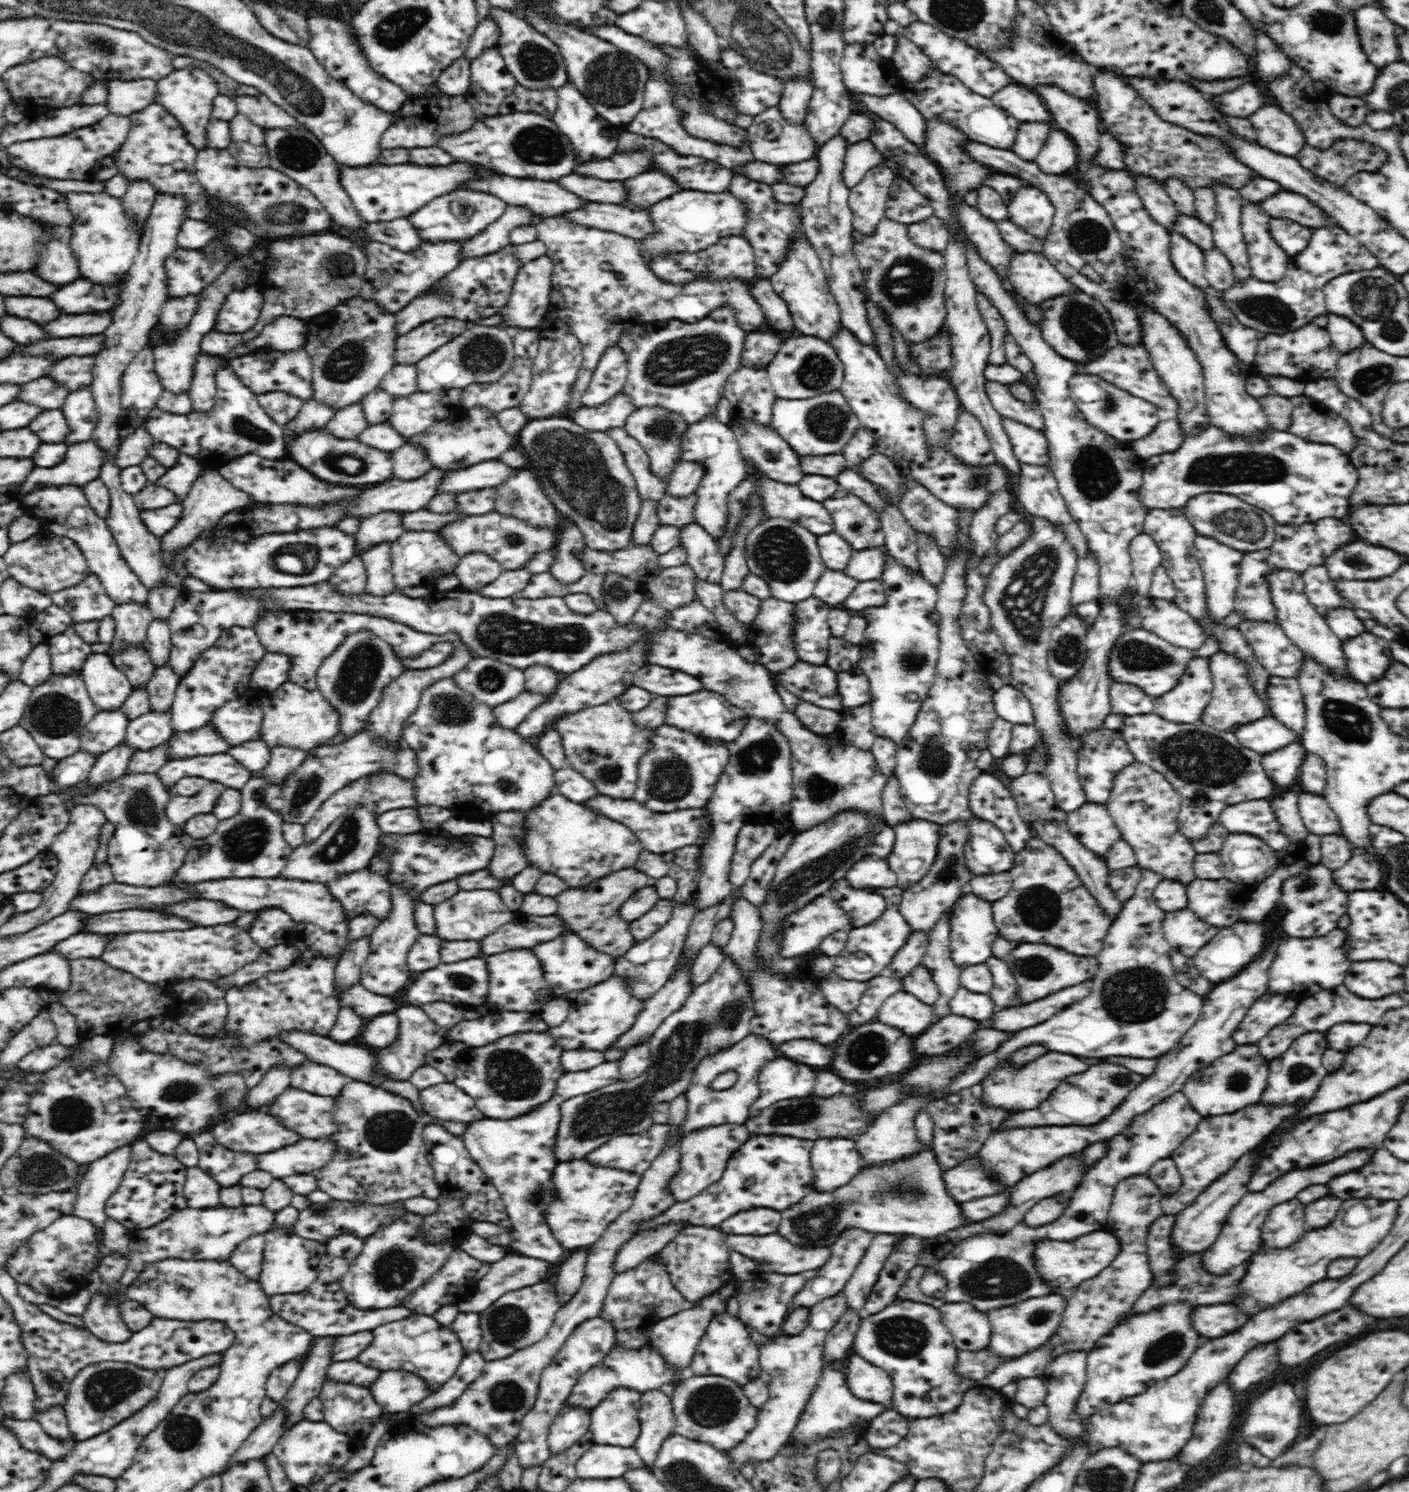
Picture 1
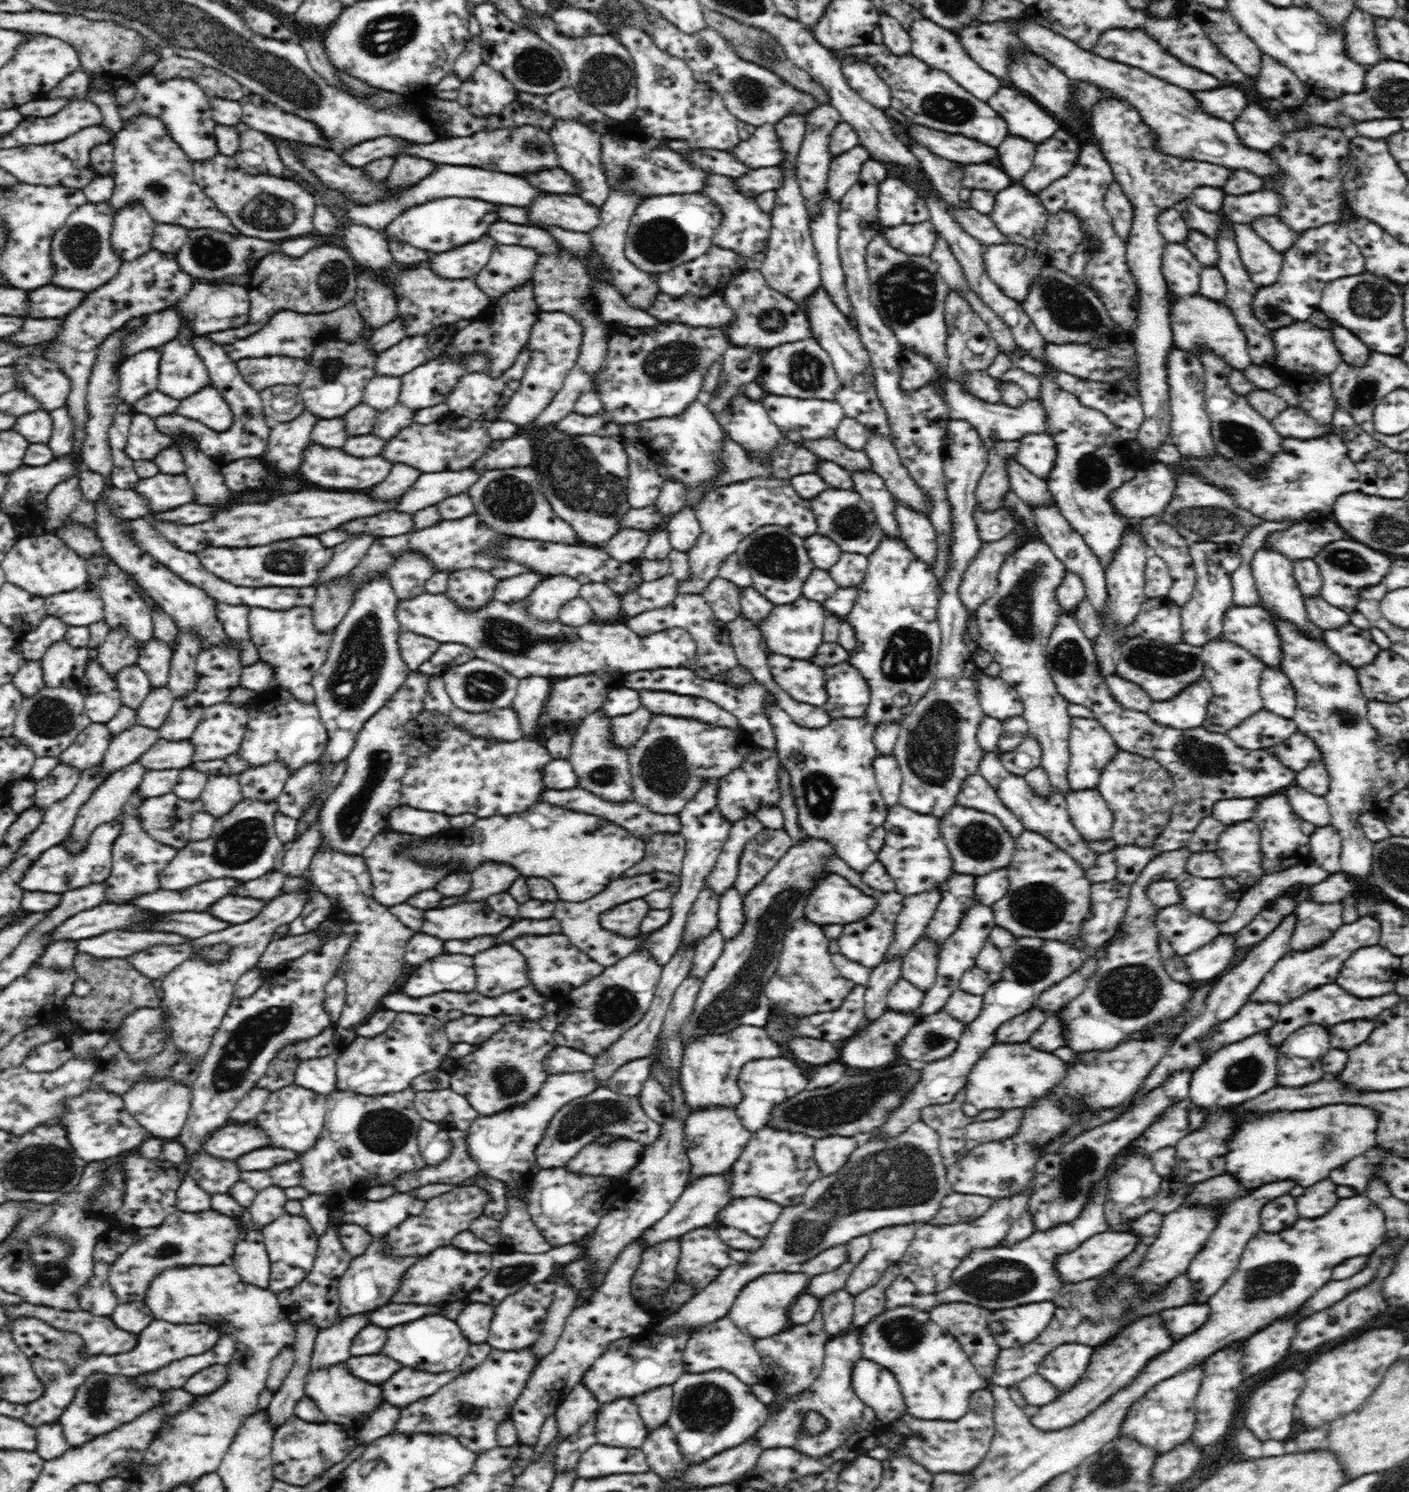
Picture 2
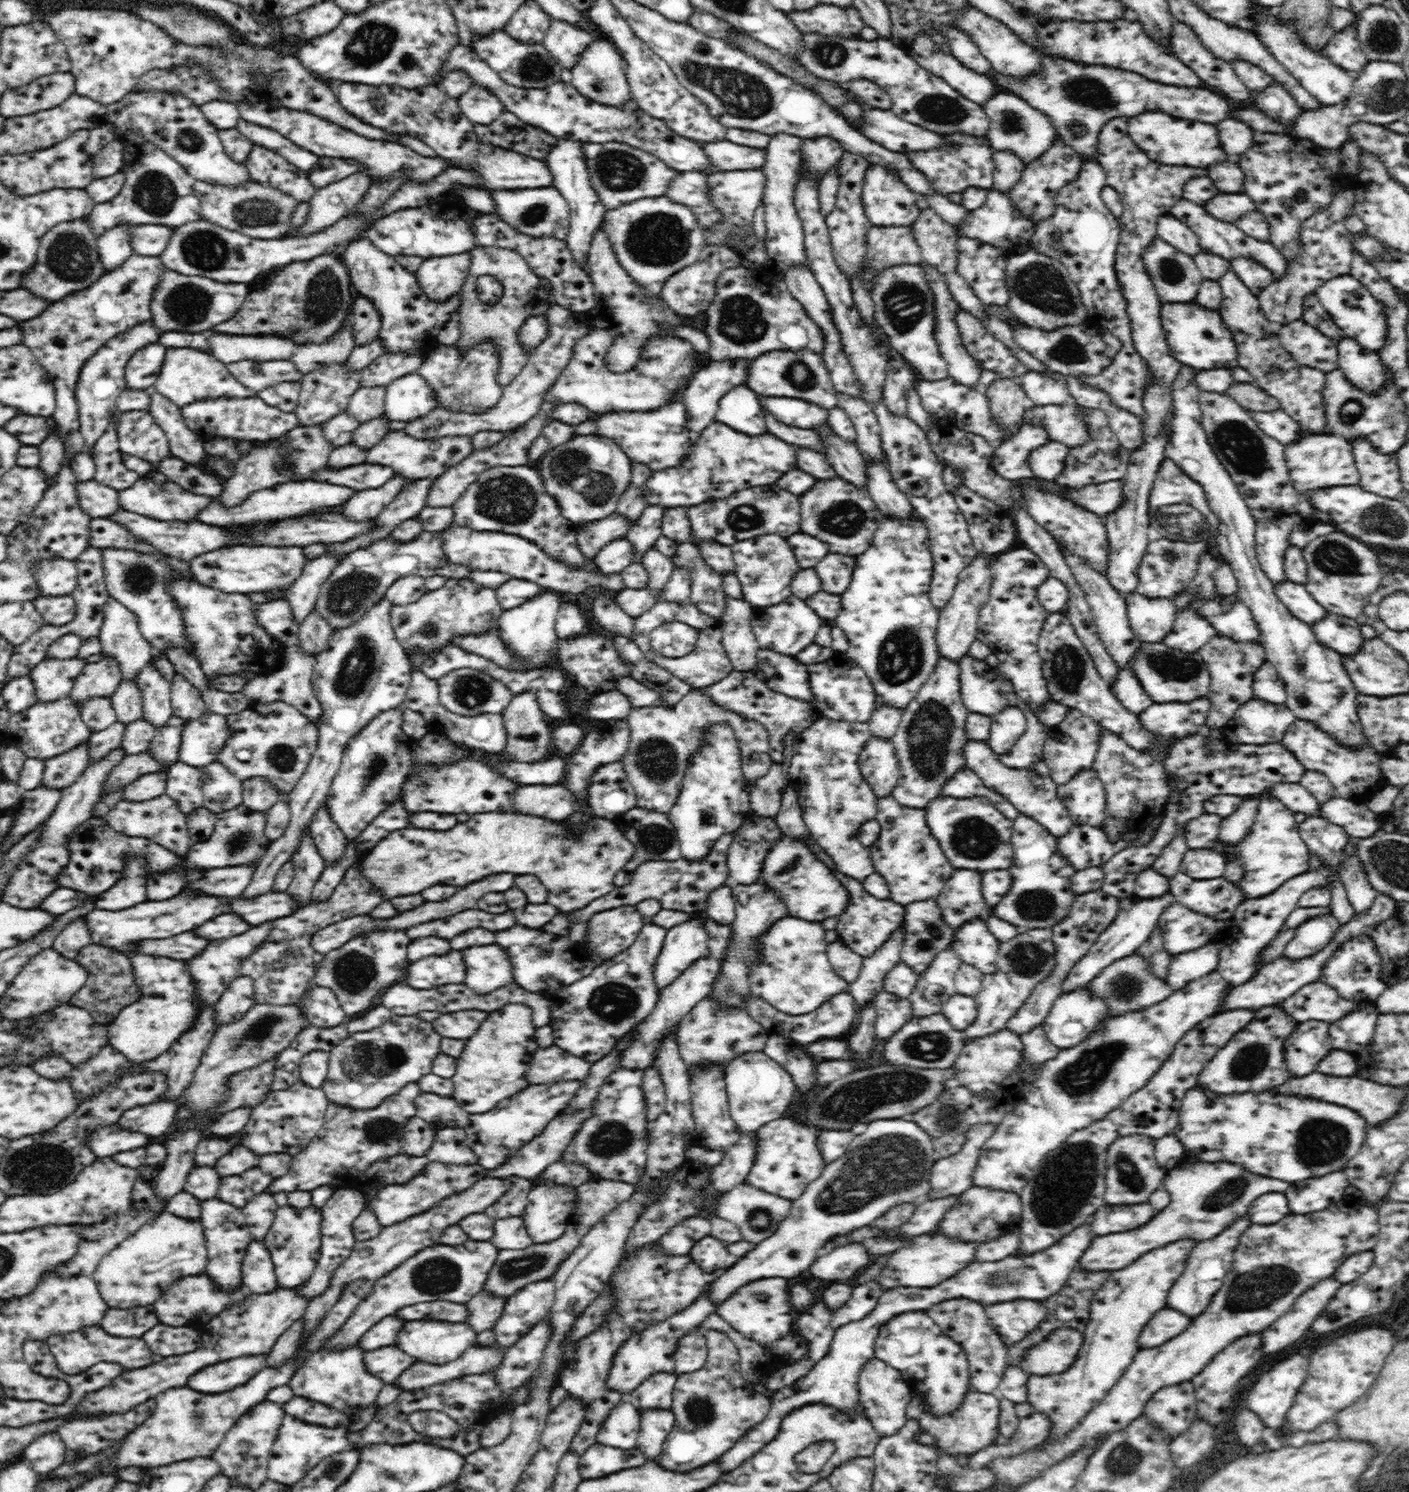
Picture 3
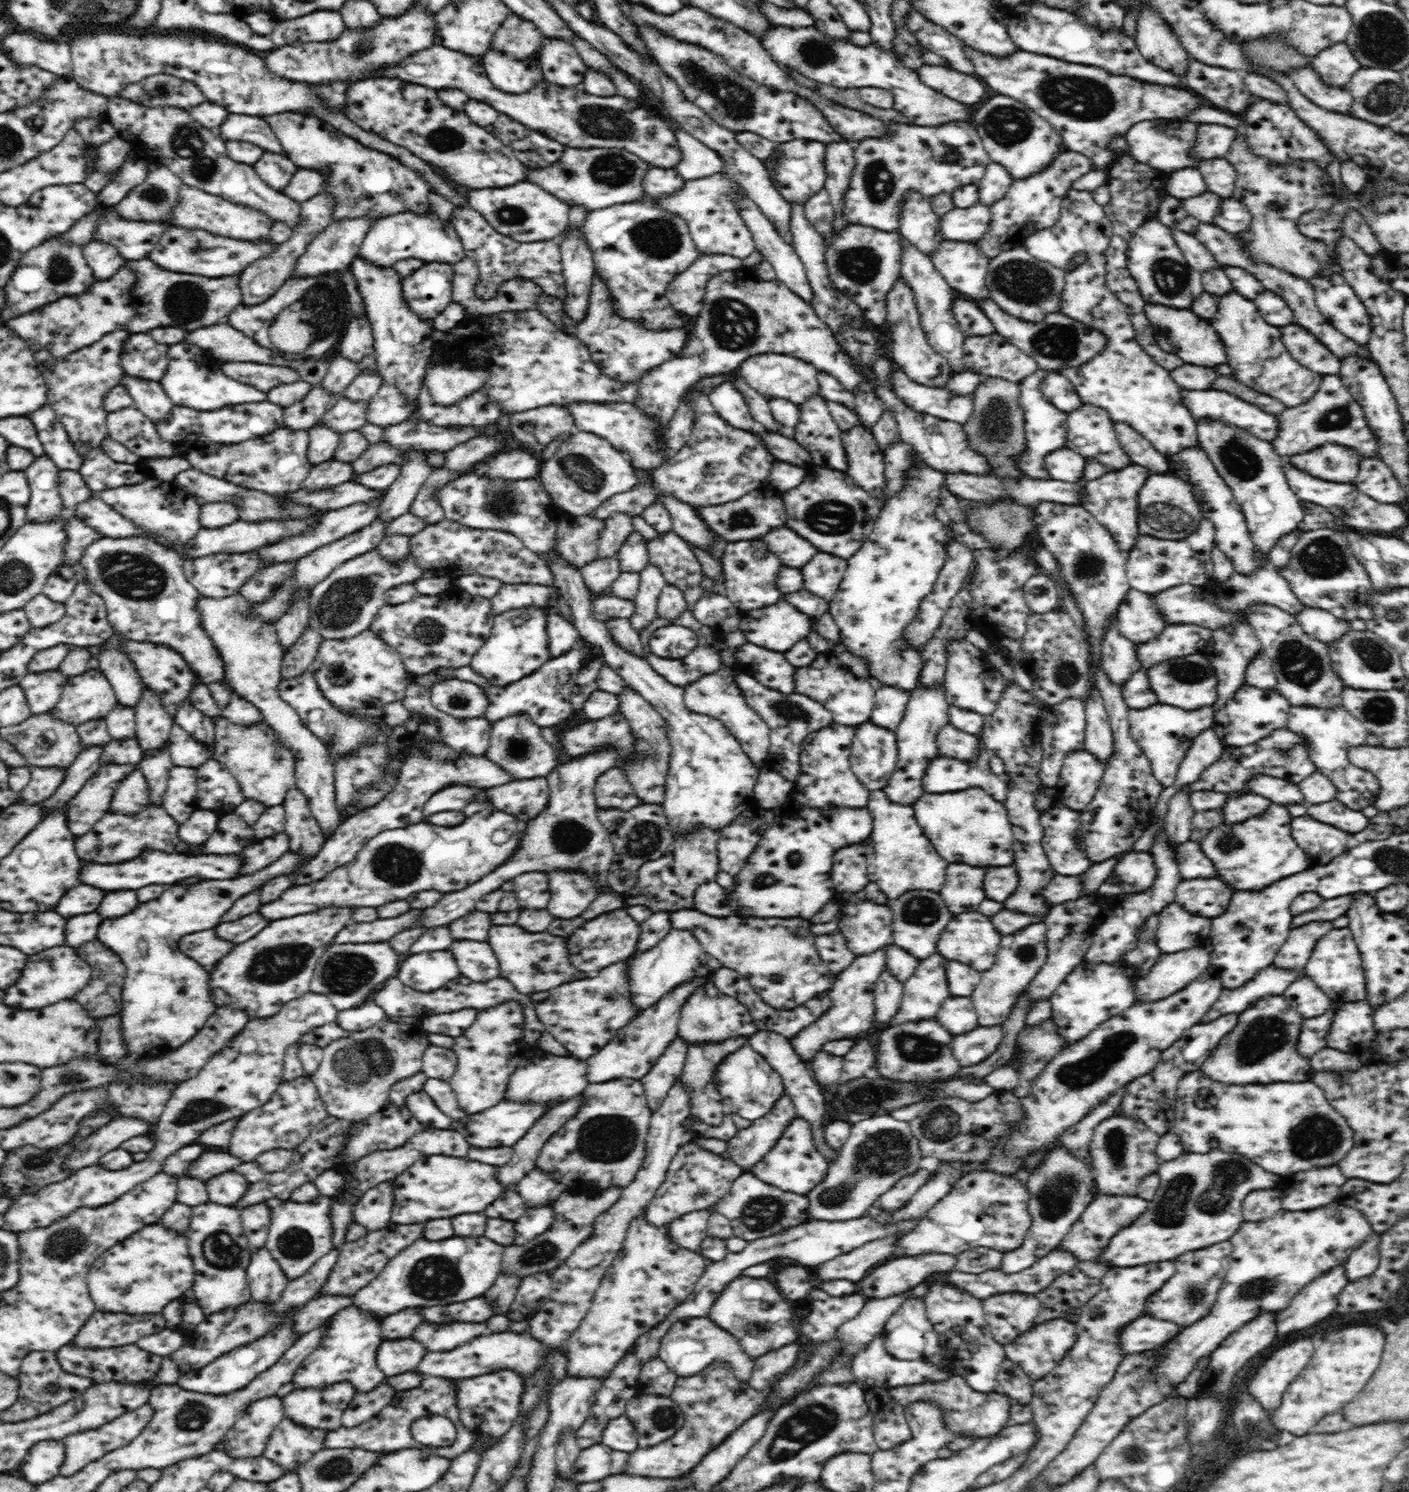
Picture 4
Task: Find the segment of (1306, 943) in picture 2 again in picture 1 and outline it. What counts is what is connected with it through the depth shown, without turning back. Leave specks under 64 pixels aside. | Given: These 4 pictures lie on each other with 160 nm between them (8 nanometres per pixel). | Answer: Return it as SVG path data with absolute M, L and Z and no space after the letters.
M1318 862L1304 873L1284 880L1280 904L1285 906L1282 926L1288 936L1304 939L1324 936L1338 926L1341 916L1347 914L1348 892L1332 882L1333 874L1334 871Z

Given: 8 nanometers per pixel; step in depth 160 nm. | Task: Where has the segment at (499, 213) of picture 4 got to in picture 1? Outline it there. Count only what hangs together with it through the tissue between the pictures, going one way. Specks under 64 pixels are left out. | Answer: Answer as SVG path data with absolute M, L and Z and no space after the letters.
M588 201L573 211L562 213L561 217L574 224L607 230L637 241L653 233L648 208L630 210L621 204Z

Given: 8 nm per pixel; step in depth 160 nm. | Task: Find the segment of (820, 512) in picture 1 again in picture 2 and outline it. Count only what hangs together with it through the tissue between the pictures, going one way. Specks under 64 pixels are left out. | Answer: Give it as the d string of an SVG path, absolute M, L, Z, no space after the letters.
M750 478L708 491L703 499L693 506L702 534L691 549L687 550L690 578L679 581L678 594L698 594L712 579L719 577L719 566L730 554L736 552L738 544L762 526L782 526L792 534L808 538L816 534L817 522L808 499L802 498L790 480L777 478Z

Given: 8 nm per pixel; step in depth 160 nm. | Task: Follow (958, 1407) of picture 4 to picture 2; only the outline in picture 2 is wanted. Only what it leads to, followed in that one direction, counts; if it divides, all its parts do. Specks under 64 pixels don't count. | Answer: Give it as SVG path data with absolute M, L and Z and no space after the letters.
M986 1388L972 1393L968 1412L955 1421L925 1421L906 1413L902 1419L913 1433L905 1441L905 1448L908 1451L890 1450L877 1444L866 1454L879 1461L889 1459L894 1455L908 1455L910 1458L916 1459L920 1465L924 1466L924 1469L928 1469L933 1475L941 1472L970 1473L986 1456L992 1438L994 1438L996 1432L993 1419L994 1406L994 1397Z

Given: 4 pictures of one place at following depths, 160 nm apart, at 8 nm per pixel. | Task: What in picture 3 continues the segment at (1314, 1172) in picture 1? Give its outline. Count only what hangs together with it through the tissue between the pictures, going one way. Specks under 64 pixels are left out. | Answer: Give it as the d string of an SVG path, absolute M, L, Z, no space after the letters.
M1244 1216L1244 1218L1240 1218L1238 1222L1224 1230L1224 1232L1215 1236L1215 1238L1197 1243L1192 1248L1192 1254L1186 1260L1184 1274L1174 1282L1172 1290L1167 1294L1166 1307L1173 1308L1192 1319L1202 1314L1208 1308L1212 1296L1223 1285L1225 1274L1232 1268L1232 1256L1236 1247L1238 1247L1238 1240L1240 1240L1244 1230L1250 1228L1250 1226L1251 1223L1248 1220L1248 1216Z

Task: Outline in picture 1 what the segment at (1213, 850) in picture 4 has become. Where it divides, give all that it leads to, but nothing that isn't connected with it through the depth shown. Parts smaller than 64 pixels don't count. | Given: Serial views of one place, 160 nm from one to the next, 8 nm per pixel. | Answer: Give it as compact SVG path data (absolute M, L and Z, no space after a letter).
M1282 790L1282 796L1280 798L1270 798L1270 807L1274 811L1276 820L1281 824L1281 830L1284 830L1282 834L1288 836L1292 842L1304 842L1306 836L1309 834L1309 830L1303 823L1302 817L1298 808L1298 796L1300 796L1300 790L1290 792Z

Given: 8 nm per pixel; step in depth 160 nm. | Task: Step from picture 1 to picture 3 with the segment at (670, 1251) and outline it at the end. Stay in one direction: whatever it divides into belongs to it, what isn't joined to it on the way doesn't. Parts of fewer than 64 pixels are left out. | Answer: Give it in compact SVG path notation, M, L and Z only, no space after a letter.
M711 1235L702 1238L689 1252L696 1265L702 1269L706 1276L713 1277L712 1272L720 1268L728 1268L738 1262L738 1256L732 1256L720 1240Z

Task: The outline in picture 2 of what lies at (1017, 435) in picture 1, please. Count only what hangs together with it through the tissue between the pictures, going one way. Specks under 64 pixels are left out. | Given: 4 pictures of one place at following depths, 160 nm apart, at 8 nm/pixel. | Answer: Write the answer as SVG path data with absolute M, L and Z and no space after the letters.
M1026 434L1018 441L1018 452L1015 458L1038 478L1045 479L1056 460L1056 442L1050 434Z

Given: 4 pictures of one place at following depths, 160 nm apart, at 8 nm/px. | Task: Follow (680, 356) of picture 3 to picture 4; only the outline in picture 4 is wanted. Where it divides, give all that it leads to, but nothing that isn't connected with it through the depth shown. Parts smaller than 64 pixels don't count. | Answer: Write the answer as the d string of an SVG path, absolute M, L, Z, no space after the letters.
M536 309L522 310L522 312L504 312L500 316L482 316L482 318L464 319L452 330L442 332L435 330L430 334L433 342L433 350L443 356L444 363L452 363L452 360L462 360L470 348L482 347L487 350L486 384L480 388L482 393L488 395L488 399L498 404L501 410L507 412L524 412L533 408L547 405L567 407L572 402L626 402L633 404L638 396L639 380L636 382L620 382L614 377L606 376L599 366L591 359L588 347L575 336L568 335L558 329L546 316Z

